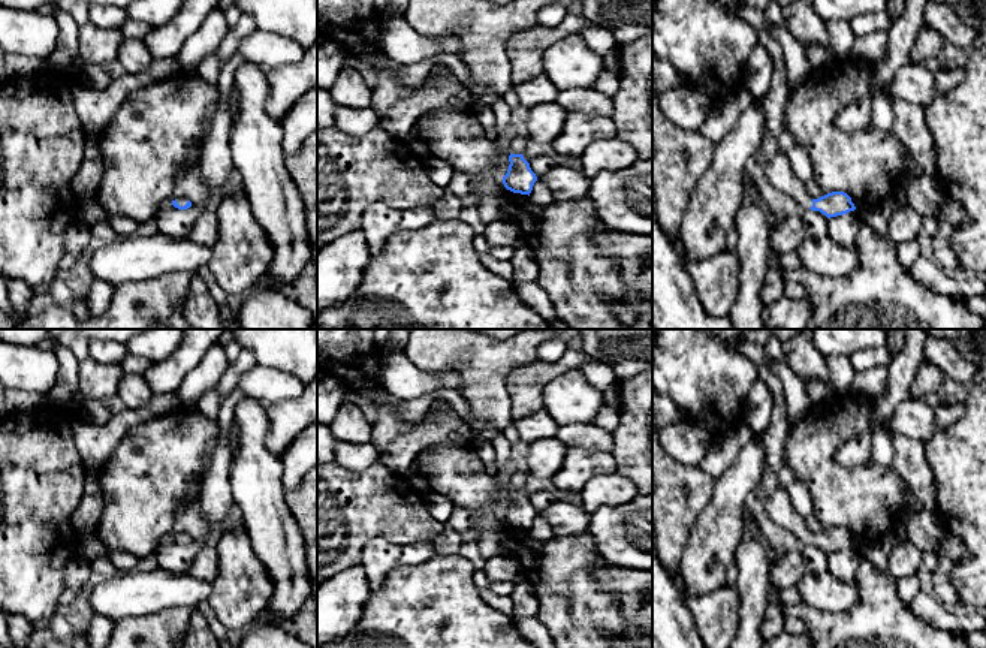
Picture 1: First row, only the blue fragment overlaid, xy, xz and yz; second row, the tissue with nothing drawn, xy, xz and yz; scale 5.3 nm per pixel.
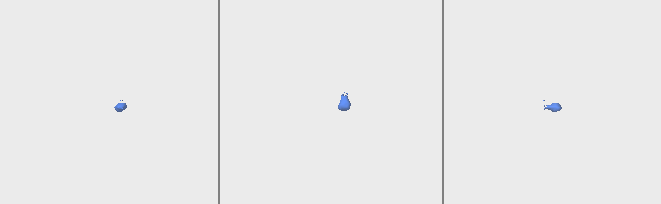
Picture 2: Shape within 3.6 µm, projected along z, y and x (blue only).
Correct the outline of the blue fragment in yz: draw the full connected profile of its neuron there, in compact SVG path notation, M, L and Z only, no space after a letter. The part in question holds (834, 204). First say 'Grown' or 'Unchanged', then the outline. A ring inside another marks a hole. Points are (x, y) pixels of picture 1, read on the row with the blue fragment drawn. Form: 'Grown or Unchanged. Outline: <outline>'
Grown. Outline: M780 148L766 168L766 178L775 189L793 196L805 211L820 211L830 218L856 210L851 198L844 192L832 192L812 199L796 177L787 153Z

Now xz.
Grown. Outline: M515 138L509 147L509 169L503 177L503 184L513 193L528 195L537 181L536 174L531 171L530 163L524 159L522 153L530 138Z

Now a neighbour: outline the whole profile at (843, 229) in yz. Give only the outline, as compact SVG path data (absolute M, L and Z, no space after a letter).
M857 211L827 218L827 236L839 245L856 247L860 229Z

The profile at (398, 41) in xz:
M380 15L377 21L380 25L380 51L398 64L413 64L447 54L458 55L462 51L459 40L453 36L431 39L417 34L404 16Z

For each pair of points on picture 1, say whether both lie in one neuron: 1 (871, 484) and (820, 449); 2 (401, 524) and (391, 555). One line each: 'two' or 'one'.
1: one
2: two

